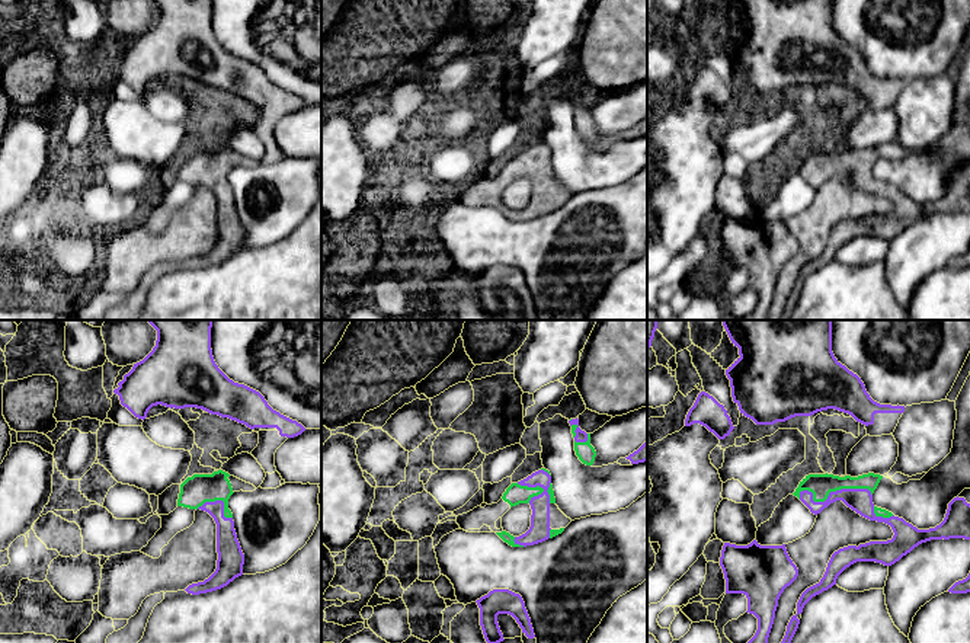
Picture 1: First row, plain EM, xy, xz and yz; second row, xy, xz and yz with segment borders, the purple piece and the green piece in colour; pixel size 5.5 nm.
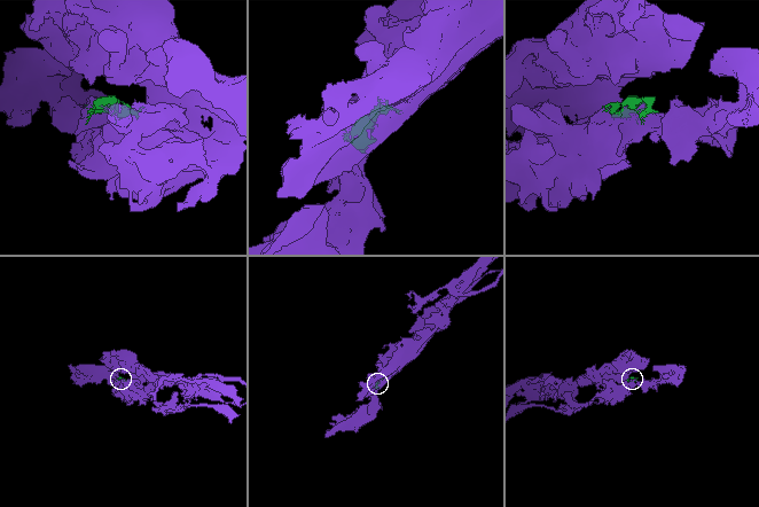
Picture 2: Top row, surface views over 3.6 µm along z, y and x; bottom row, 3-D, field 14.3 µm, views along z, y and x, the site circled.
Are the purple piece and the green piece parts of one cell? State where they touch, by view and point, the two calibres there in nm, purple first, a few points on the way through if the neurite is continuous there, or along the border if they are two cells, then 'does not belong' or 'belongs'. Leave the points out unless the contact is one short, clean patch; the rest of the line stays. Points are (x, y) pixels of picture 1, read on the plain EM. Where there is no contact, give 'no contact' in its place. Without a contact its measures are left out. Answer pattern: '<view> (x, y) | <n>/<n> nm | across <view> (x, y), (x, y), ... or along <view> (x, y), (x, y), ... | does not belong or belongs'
yz (834, 166) | 130/130 nm | belongs

